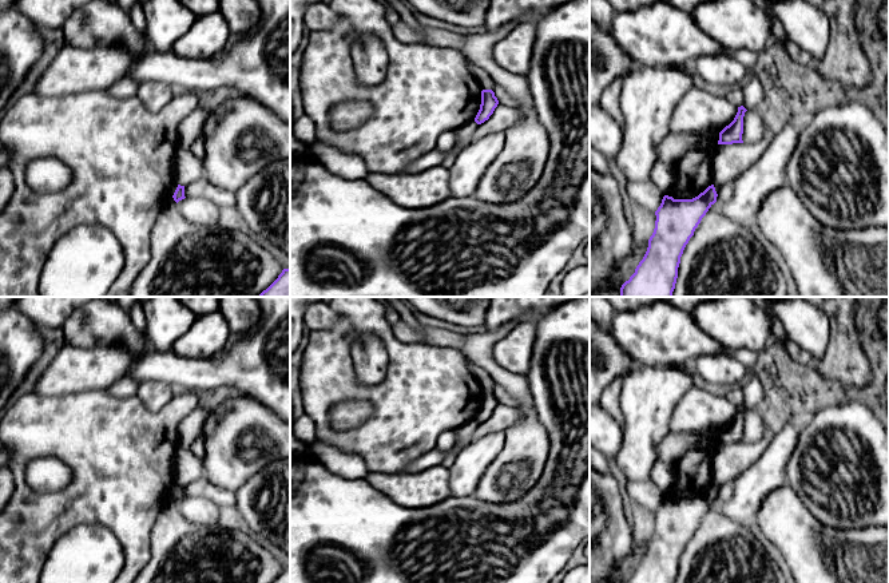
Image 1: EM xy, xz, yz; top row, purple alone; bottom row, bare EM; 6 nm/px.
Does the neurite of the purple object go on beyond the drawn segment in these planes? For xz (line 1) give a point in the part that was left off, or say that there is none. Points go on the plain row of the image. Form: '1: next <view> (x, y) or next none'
1: next none

